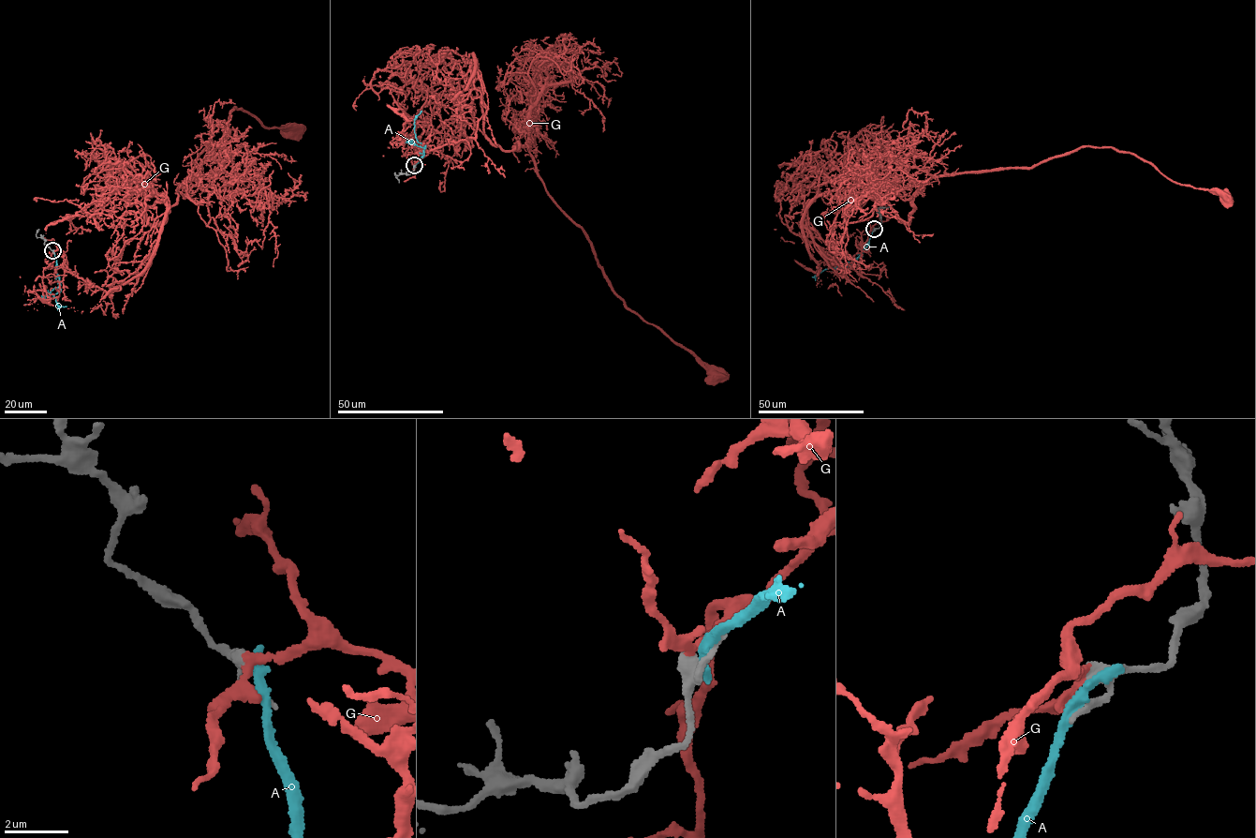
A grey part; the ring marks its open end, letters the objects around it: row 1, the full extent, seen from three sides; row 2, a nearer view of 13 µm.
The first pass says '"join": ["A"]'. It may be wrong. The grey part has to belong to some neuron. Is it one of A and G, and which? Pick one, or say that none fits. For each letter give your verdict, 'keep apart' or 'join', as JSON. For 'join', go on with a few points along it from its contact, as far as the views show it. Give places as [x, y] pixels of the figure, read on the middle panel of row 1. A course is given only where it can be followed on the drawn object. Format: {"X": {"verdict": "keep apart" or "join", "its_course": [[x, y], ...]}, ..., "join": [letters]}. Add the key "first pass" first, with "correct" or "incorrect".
{"first pass": "incorrect", "A": {"verdict": "keep apart"}, "G": {"verdict": "join", "its_course": [[414, 165], [426, 152], [474, 137], [486, 108], [472, 53], [491, 142], [525, 145], [612, 291], [716, 378]]}, "join": ["G"]}

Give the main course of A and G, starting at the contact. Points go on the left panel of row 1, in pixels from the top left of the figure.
A: (53, 251), (60, 285), (52, 295), (58, 306), (66, 306)
G: (53, 250), (92, 286), (136, 283), (168, 205), (148, 205), (145, 218), (159, 223), (231, 109), (291, 132)

